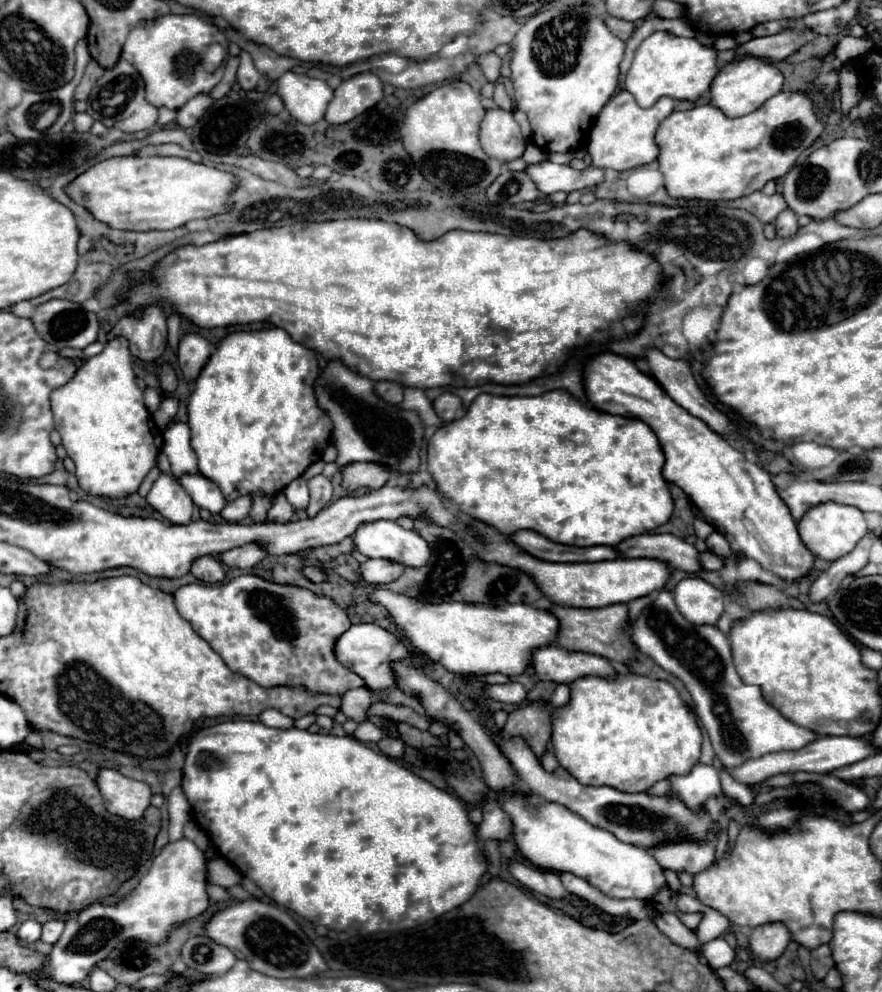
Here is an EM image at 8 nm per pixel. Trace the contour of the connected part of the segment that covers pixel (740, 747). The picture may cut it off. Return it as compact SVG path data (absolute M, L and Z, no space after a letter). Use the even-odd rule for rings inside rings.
M668 590L656 592L652 598L654 598L652 606L648 606L632 624L632 640L642 654L650 656L658 666L662 666L670 674L678 676L686 684L686 688L694 700L694 712L700 718L700 722L704 724L704 728L712 740L714 752L726 768L736 768L736 766L742 766L746 760L760 758L760 756L774 754L774 752L800 750L816 740L816 734L812 730L794 724L776 706L766 702L760 686L748 686L740 680L740 676L736 674L736 668L734 668L730 640L716 626L690 624L678 612L678 608L674 604L674 596Z

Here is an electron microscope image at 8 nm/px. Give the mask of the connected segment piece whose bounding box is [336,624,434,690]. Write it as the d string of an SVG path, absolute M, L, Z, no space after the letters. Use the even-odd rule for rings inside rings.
M354 624L348 632L344 632L344 636L340 636L340 640L336 642L336 658L346 668L352 668L358 676L362 676L366 680L366 686L370 686L372 690L398 688L398 678L394 672L396 662L410 664L418 670L424 670L434 664L426 654L406 646L406 642L398 634L388 632L378 624Z

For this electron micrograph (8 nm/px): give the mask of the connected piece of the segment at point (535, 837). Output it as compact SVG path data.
M464 764L464 768L466 768L466 778L462 780L456 776L446 776L448 784L456 790L460 798L472 804L480 802L482 794L494 796L514 822L514 840L520 852L536 868L558 872L558 874L570 872L616 900L628 900L628 898L652 900L662 888L668 886L664 868L656 862L654 856L650 856L650 852L624 844L616 840L616 836L612 836L610 832L588 824L574 812L568 812L568 808L552 802L542 802L534 794L512 796L512 800L508 800L508 796L496 796L496 792L492 792L482 782L482 778L474 776L470 766Z

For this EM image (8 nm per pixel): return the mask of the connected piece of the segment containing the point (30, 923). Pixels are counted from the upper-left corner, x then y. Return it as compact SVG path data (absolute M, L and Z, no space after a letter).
M26 920L18 930L18 938L26 942L36 942L40 940L40 936L42 936L42 924L36 920Z

